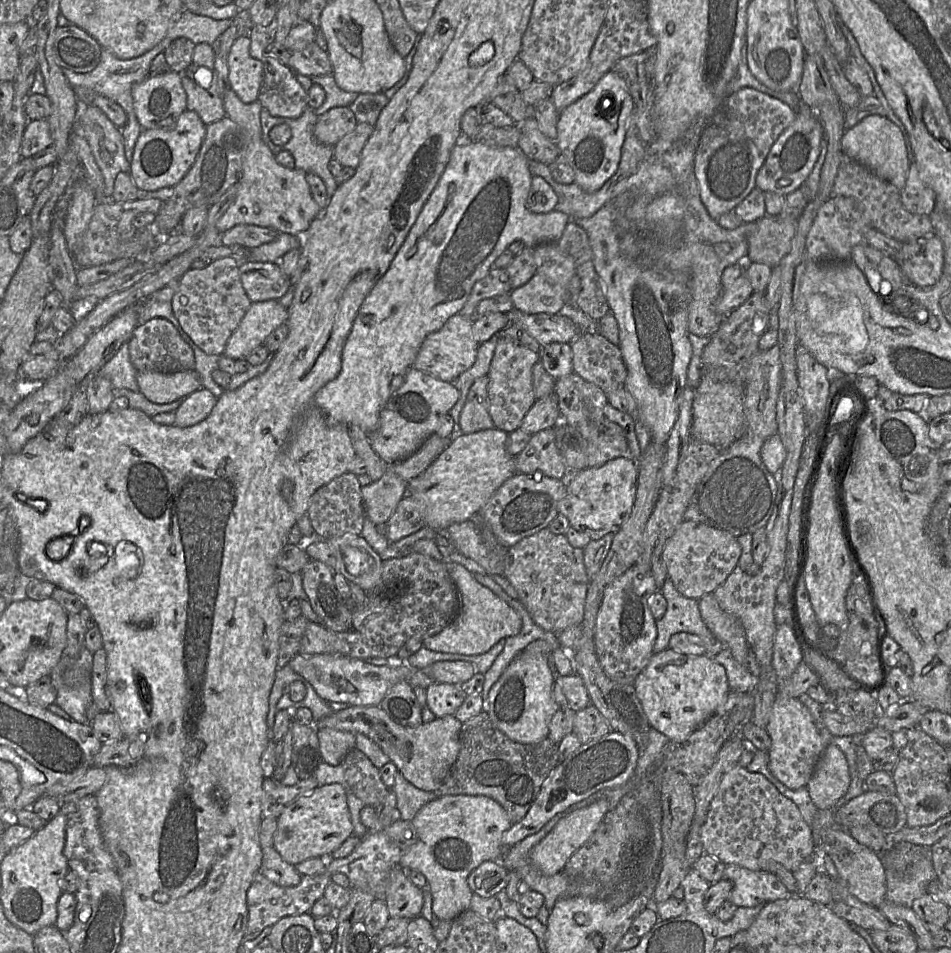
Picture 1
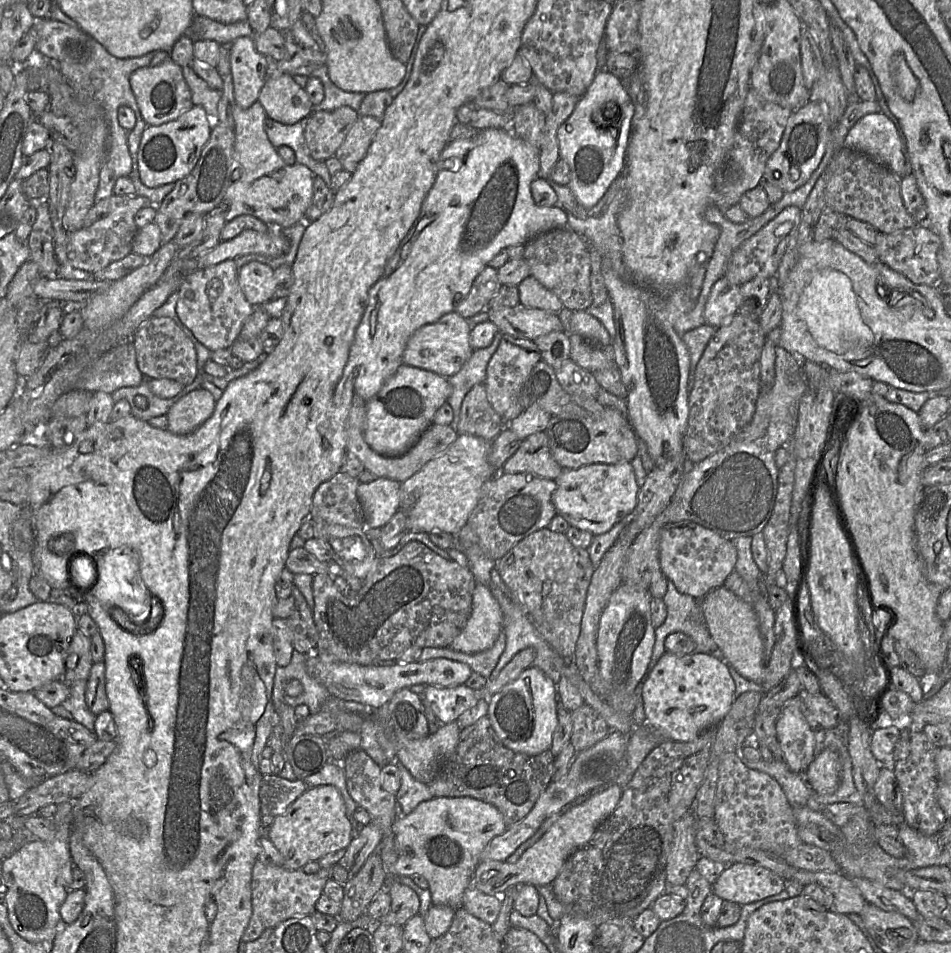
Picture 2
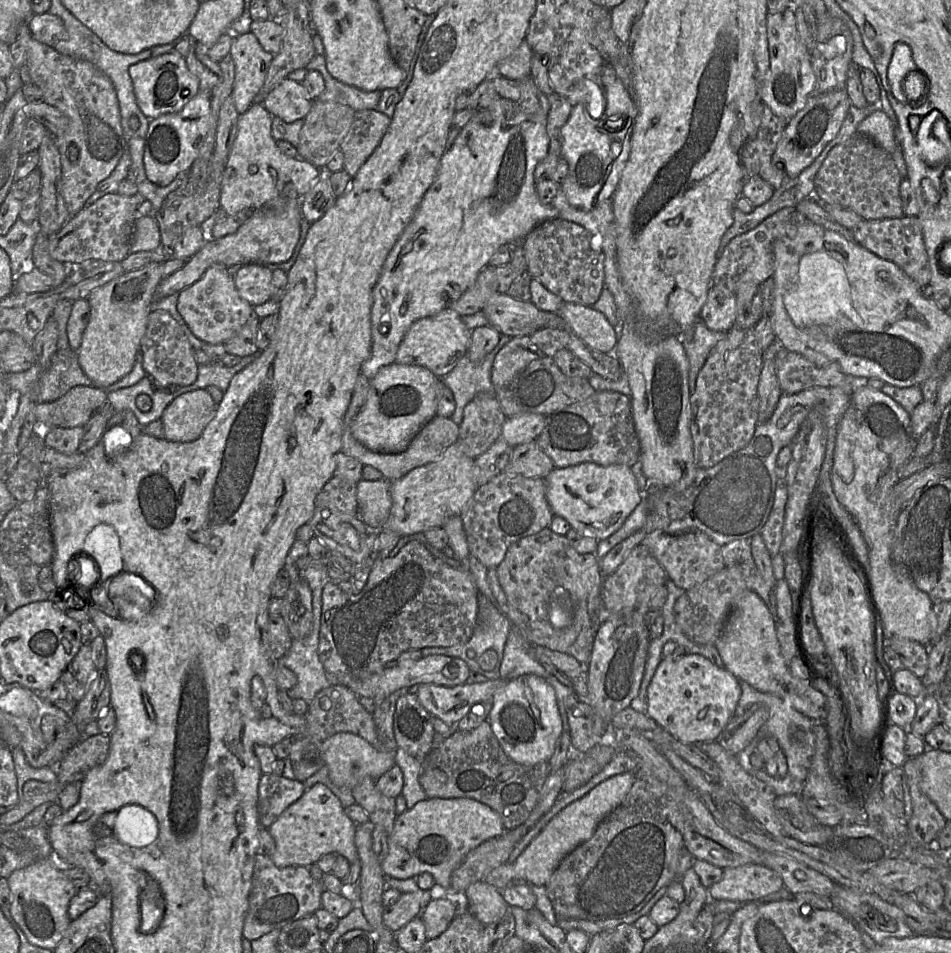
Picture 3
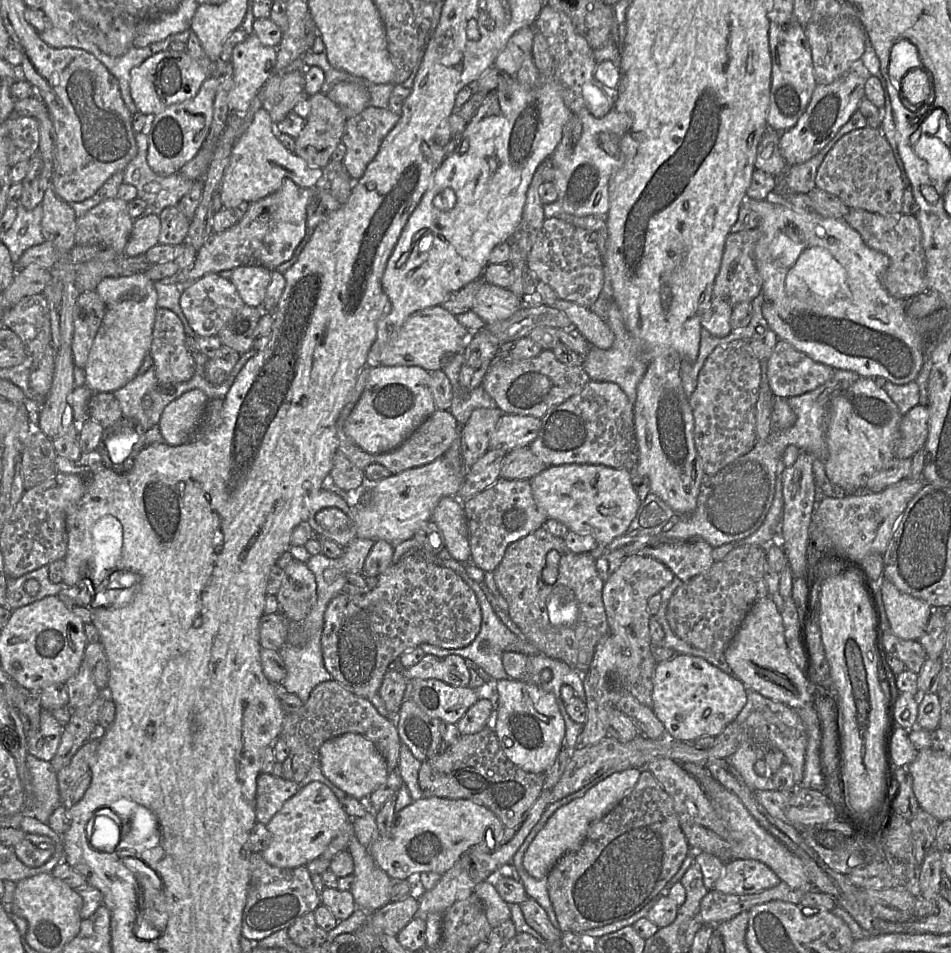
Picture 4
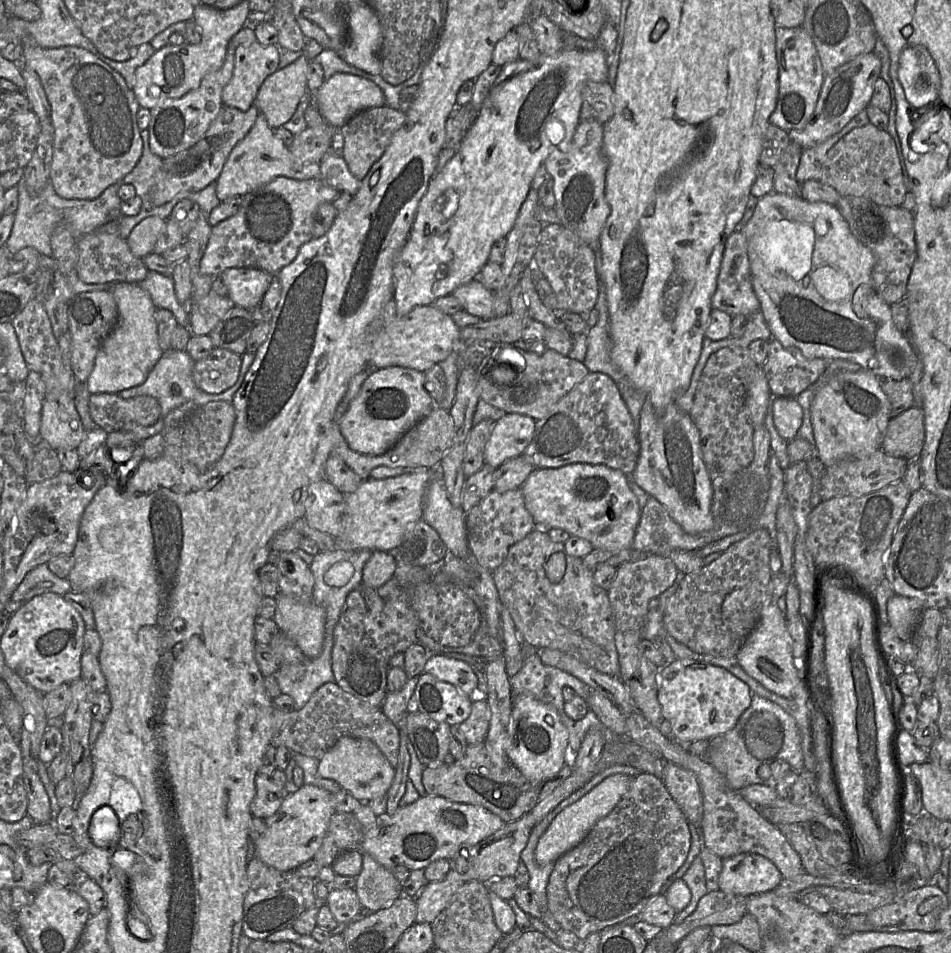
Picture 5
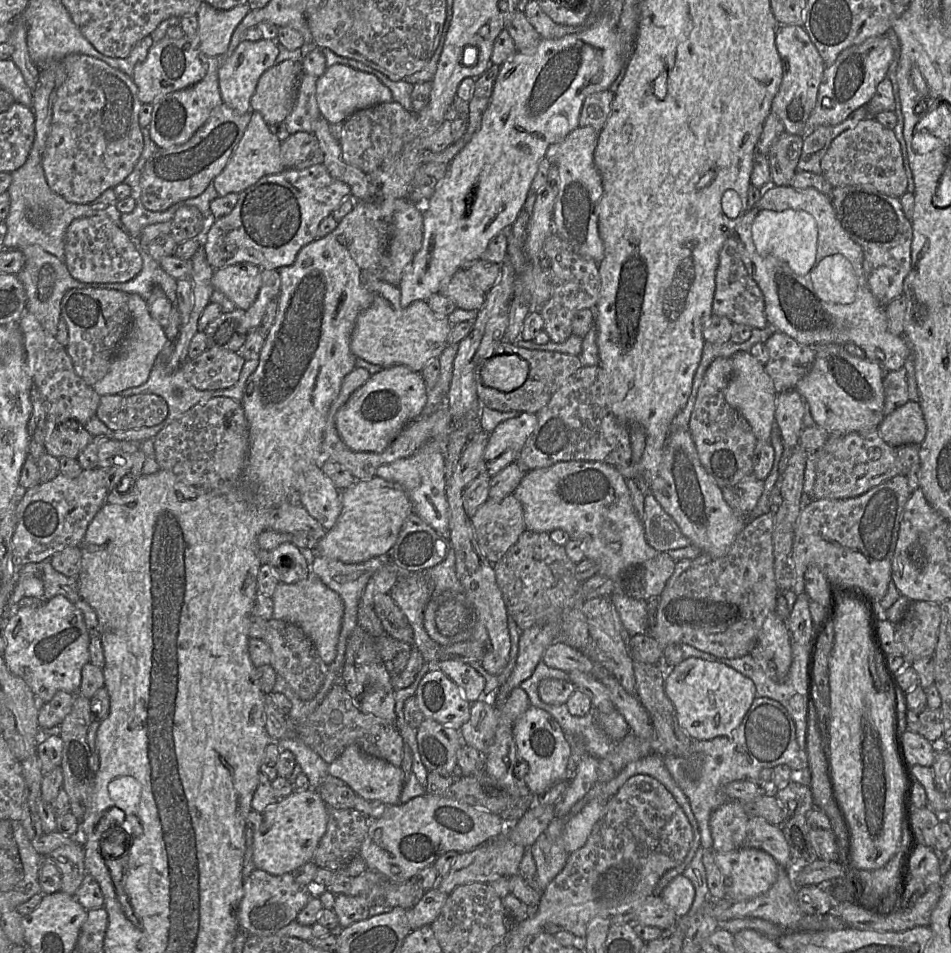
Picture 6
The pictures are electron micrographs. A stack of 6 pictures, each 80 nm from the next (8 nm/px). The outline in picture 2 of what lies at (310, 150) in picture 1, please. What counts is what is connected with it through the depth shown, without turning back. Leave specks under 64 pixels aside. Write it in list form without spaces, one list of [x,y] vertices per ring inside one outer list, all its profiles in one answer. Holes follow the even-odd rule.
[[[266,117],[264,126],[271,144],[278,148],[282,145],[290,147],[295,152],[296,162],[308,167],[315,176],[320,176],[331,189],[331,174],[325,161],[315,160],[305,142],[304,130],[308,121],[305,117],[294,124],[283,124]]]

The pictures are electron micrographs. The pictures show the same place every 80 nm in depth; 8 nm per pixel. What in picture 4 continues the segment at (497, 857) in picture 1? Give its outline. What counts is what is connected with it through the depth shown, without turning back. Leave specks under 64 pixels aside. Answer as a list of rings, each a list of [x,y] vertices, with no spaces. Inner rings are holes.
[[[423,797],[395,813],[388,834],[370,847],[379,867],[393,880],[407,879],[414,873],[427,871],[445,874],[471,847],[493,835],[499,843],[504,825],[488,808],[467,799]]]

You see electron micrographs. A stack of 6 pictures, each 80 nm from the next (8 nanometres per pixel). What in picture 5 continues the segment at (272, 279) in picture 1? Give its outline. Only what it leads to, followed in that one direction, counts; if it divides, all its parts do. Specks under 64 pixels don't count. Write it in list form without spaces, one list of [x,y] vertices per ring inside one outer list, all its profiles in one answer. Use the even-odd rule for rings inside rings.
[[[233,267],[219,275],[235,305],[257,310],[273,275],[253,267]]]

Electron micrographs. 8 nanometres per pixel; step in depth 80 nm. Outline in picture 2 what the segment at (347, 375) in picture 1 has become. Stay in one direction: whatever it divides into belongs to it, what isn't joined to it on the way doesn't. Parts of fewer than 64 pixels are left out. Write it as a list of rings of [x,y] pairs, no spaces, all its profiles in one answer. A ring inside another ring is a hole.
[[[488,128],[481,130],[473,138],[453,140],[444,148],[440,168],[432,188],[427,193],[416,221],[408,231],[407,235],[400,242],[397,250],[386,264],[382,277],[370,288],[368,293],[368,303],[363,317],[355,331],[354,340],[349,350],[347,363],[343,370],[342,377],[347,377],[354,373],[354,394],[357,394],[365,401],[369,401],[375,396],[385,382],[395,374],[402,365],[402,354],[406,343],[411,335],[420,327],[438,321],[443,315],[455,311],[458,304],[466,298],[472,284],[480,272],[488,263],[502,250],[517,244],[526,244],[533,237],[558,228],[567,227],[567,214],[564,210],[556,206],[538,206],[531,195],[531,183],[538,177],[540,165],[540,149],[516,137],[509,128]]]

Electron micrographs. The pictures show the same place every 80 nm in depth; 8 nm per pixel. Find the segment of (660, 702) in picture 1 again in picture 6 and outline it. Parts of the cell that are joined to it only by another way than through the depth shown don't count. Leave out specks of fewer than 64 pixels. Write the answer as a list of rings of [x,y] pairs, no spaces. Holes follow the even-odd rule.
[[[687,658],[665,672],[665,694],[672,703],[679,727],[692,740],[706,741],[731,734],[756,697],[753,681],[718,662]]]

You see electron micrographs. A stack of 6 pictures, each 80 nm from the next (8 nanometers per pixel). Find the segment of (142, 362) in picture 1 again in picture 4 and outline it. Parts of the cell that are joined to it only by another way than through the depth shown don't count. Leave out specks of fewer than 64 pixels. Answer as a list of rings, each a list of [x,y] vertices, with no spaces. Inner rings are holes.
[[[157,308],[149,354],[160,385],[186,382],[195,373],[195,361],[186,347],[184,326],[170,309]]]

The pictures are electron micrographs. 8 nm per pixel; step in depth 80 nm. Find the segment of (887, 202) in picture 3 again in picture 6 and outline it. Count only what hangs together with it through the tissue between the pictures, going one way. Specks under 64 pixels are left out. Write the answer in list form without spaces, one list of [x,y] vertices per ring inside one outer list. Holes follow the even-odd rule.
[[[866,118],[860,121],[854,128],[845,130],[831,142],[821,160],[821,174],[833,187],[846,185],[872,186],[888,196],[897,198],[900,198],[907,190],[907,176],[899,141],[893,130],[885,128],[874,118]]]

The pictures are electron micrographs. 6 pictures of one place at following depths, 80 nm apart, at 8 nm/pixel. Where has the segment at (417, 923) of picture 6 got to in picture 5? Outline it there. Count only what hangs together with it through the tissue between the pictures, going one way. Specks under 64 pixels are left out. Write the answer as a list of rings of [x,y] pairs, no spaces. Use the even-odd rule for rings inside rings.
[[[453,867],[443,880],[427,883],[417,894],[416,899],[416,922],[431,924],[435,918],[448,906],[453,899],[457,890],[466,882],[461,873],[456,871]]]

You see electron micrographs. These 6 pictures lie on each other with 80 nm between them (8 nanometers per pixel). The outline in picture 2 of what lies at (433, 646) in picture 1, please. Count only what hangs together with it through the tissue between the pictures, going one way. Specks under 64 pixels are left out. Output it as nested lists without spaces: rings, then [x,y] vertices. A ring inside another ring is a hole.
[[[476,584],[472,598],[472,612],[461,633],[450,648],[466,654],[490,649],[503,630],[503,614],[490,589]]]

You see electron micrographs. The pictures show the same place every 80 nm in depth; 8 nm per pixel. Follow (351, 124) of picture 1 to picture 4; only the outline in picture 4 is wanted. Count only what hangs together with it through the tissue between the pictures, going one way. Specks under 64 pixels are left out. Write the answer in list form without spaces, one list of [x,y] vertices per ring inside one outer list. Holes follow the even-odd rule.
[[[321,91],[310,96],[309,102],[310,112],[295,139],[294,153],[310,166],[324,168],[342,140],[348,118]]]

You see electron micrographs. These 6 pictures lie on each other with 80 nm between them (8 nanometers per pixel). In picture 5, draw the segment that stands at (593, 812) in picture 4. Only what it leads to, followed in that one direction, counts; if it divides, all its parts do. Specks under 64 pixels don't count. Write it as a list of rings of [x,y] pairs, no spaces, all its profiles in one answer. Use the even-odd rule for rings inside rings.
[[[625,774],[607,777],[575,803],[563,809],[540,837],[536,849],[536,862],[543,866],[556,862],[561,856],[577,847],[589,834],[593,826],[606,817],[627,792],[633,778]]]

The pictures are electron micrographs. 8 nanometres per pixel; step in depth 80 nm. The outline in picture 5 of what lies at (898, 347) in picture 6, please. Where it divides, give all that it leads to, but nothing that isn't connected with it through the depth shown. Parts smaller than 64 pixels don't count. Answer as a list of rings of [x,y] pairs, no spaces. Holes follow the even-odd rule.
[[[775,191],[759,198],[747,224],[738,230],[747,239],[751,280],[772,338],[795,347],[808,359],[853,362],[878,378],[909,378],[918,354],[908,332],[900,331],[892,319],[891,308],[878,294],[872,281],[873,253],[851,232],[836,205],[809,202]]]

